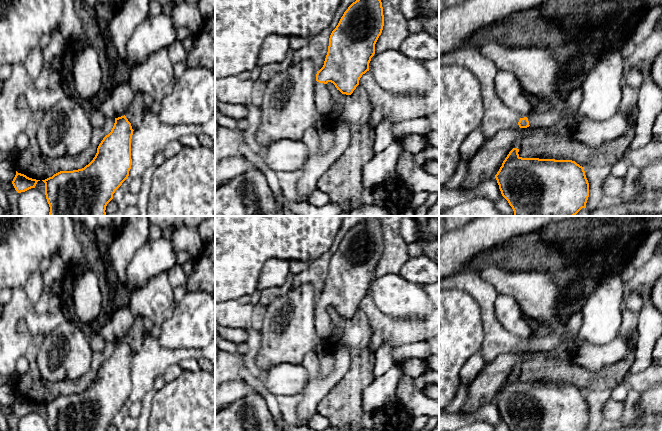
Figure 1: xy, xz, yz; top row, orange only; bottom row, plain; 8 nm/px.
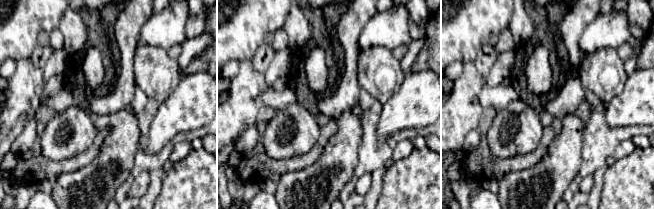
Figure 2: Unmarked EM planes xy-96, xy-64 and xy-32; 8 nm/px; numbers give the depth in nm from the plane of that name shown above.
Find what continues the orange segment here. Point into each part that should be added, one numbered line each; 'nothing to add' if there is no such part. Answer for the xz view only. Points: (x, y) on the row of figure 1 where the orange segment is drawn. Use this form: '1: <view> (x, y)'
1: xz (324, 102)

